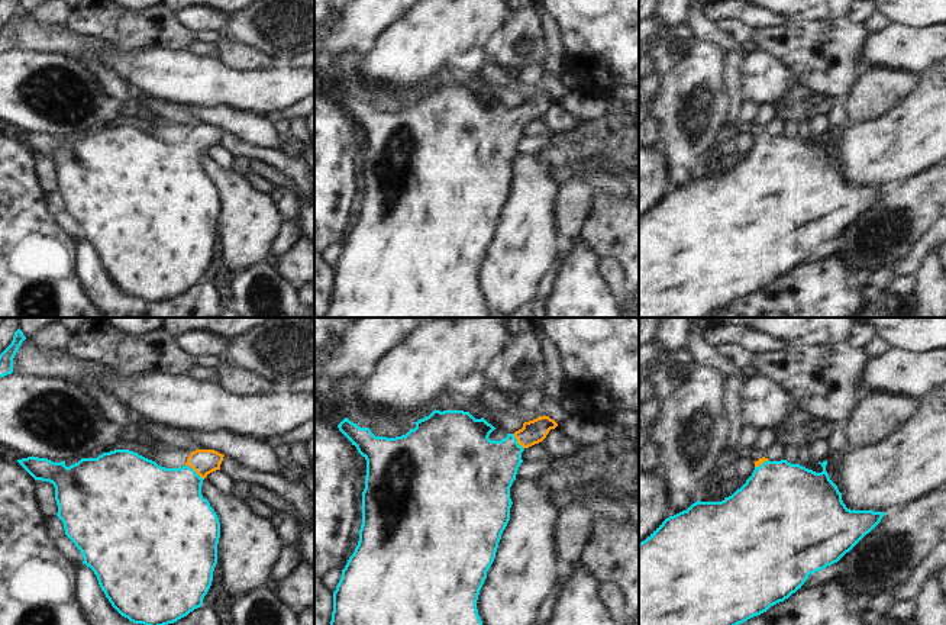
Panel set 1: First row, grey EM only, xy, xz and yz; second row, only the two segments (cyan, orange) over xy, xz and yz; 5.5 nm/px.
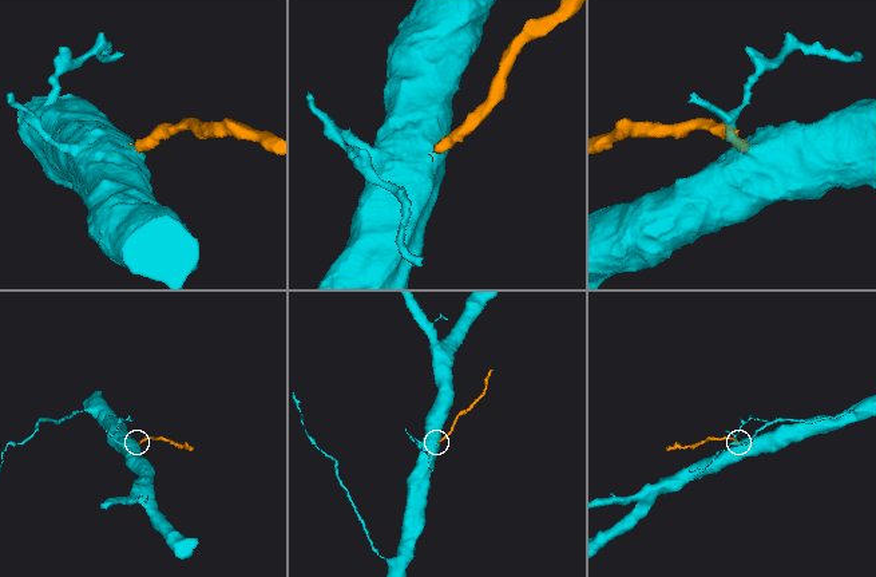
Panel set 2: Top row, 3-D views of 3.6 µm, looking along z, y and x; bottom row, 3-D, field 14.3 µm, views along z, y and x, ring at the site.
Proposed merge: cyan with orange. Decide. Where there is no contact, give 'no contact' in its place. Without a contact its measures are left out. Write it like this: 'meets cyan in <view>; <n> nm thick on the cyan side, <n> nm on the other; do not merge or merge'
meets cyan in xy; 420 nm thick on the cyan side, 140 nm on the other; merge

